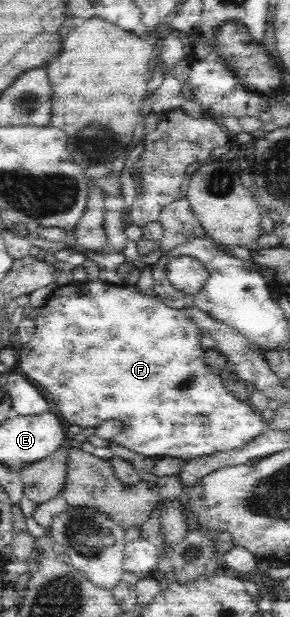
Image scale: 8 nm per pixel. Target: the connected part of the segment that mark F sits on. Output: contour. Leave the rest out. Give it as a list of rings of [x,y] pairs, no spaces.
[[[88,281],[85,284],[75,282],[72,285],[58,288],[50,296],[48,302],[36,311],[35,334],[20,349],[17,361],[24,375],[46,393],[54,411],[62,420],[68,422],[68,426],[81,426],[85,429],[85,432],[90,433],[99,427],[101,422],[116,420],[121,422],[123,428],[114,437],[113,443],[143,456],[183,458],[187,462],[197,458],[197,456],[235,450],[235,448],[245,446],[247,442],[251,442],[263,430],[267,430],[267,421],[262,418],[261,414],[252,406],[234,398],[223,385],[219,372],[215,372],[207,366],[204,359],[205,348],[199,344],[200,337],[197,327],[189,320],[189,317],[184,313],[184,309],[167,306],[154,292],[148,295],[137,293],[134,285],[120,287],[105,285],[99,281]]]

